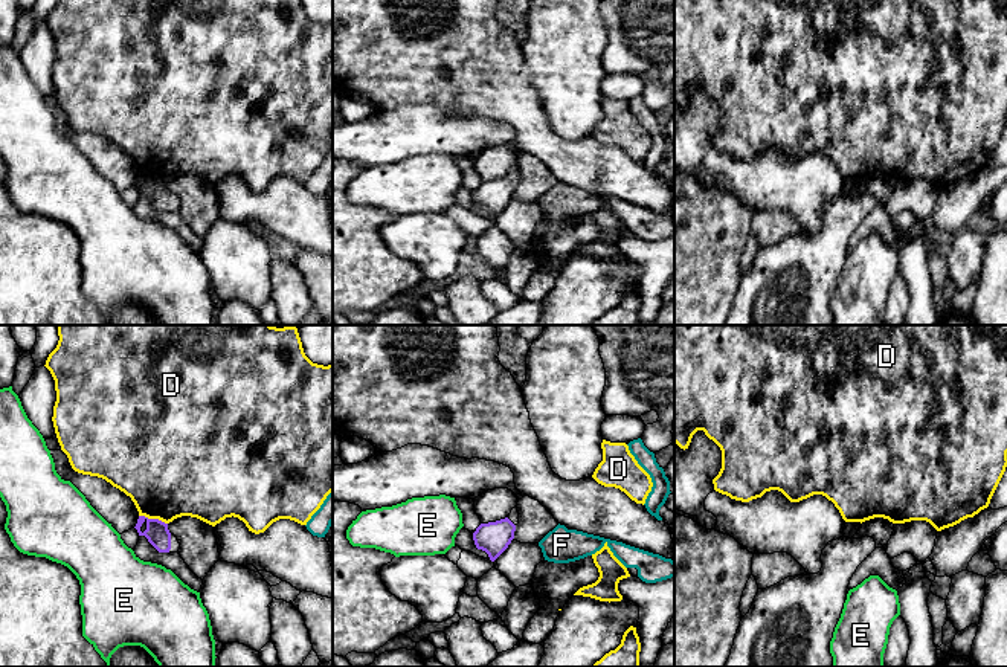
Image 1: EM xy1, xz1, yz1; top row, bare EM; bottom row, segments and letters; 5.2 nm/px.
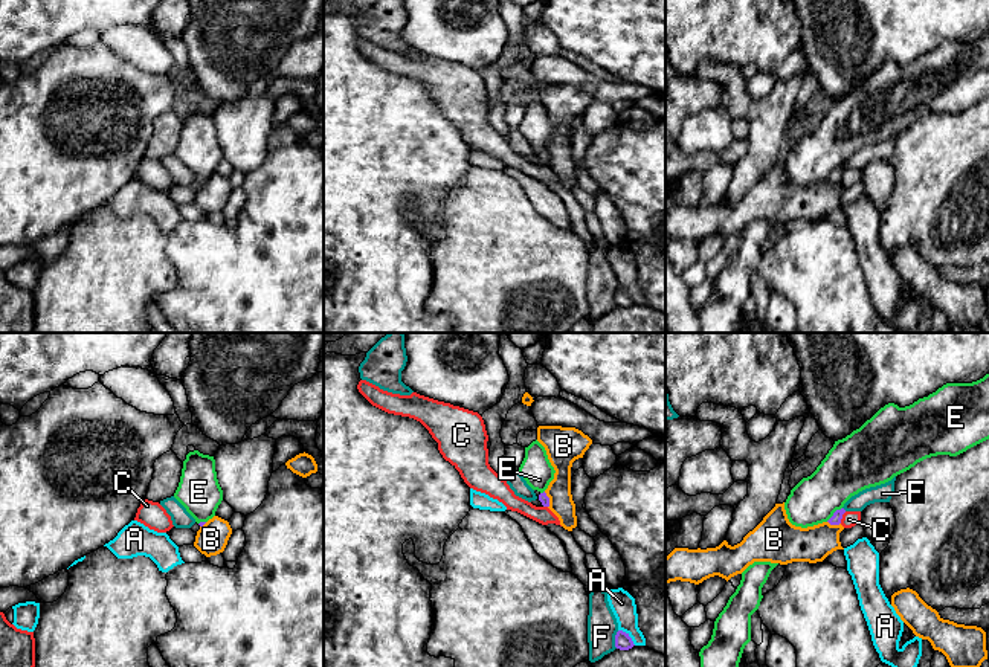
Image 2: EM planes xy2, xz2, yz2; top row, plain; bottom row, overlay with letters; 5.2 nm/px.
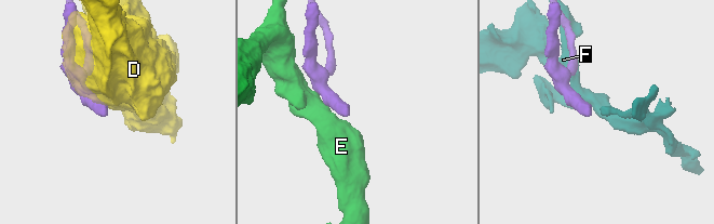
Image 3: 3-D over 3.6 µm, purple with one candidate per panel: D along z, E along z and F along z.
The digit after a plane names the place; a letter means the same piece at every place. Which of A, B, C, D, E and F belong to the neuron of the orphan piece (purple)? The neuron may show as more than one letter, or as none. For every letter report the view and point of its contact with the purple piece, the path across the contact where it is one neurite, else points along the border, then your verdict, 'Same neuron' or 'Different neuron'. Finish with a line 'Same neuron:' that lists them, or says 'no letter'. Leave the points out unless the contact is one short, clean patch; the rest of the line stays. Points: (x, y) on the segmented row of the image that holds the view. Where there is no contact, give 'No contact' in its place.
A: Touches purple at xz2 (628, 635). Different neuron
B: Touches purple at yz2 (834, 524). Boundary: yz2 (827, 521), (840, 524). Different neuron
C: Touches purple at yz2 (841, 518). Boundary: yz2 (846, 512), (840, 522). Different neuron
D: Touches purple at xy1 (153, 519). Different neuron
E: Touches purple at yz2 (834, 513). Different neuron
F: Touches purple at xz2 (615, 640). Different neuron
Same neuron: no letter

